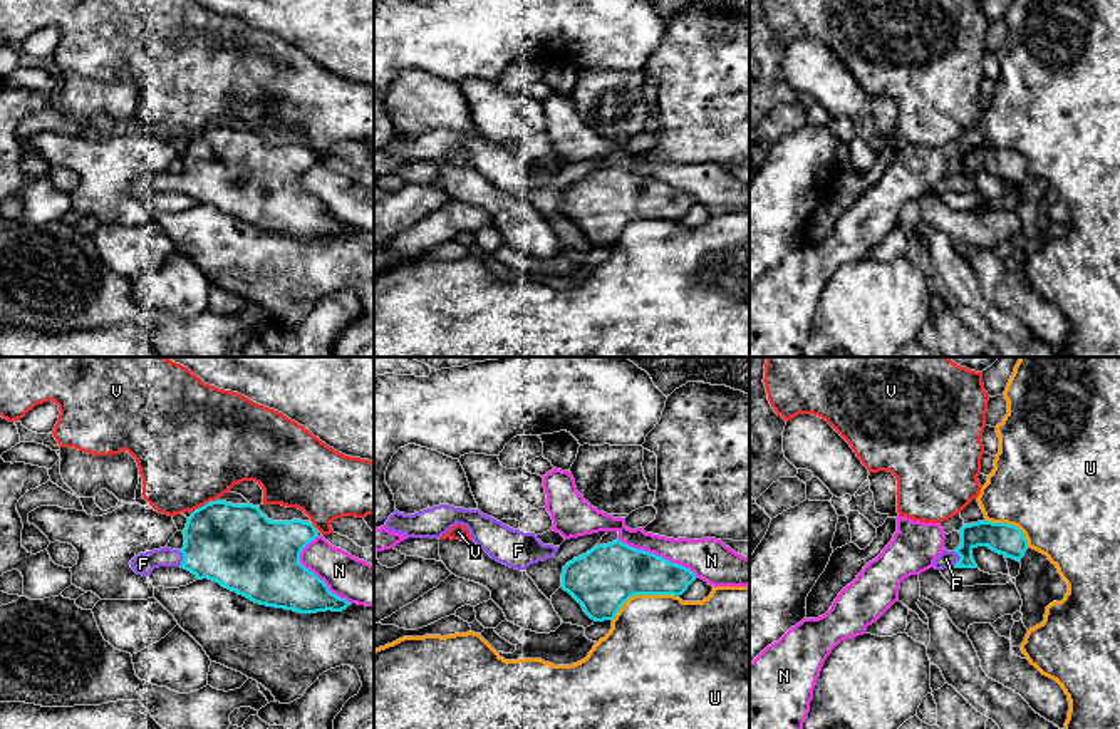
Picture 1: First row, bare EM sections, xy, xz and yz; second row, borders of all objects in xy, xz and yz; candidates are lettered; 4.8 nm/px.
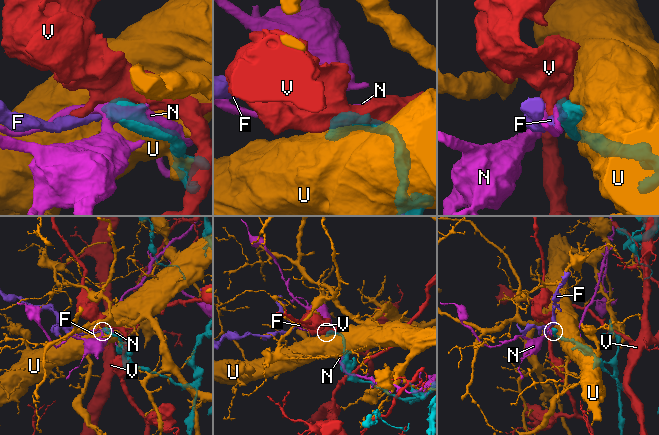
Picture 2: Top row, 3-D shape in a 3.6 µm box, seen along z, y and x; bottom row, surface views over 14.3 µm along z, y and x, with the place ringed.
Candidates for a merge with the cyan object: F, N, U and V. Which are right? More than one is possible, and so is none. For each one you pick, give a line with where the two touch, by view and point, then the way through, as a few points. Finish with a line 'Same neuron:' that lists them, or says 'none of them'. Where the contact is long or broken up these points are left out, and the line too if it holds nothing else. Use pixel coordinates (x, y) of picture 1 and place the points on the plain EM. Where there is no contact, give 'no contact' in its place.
F: contact xy (183, 183); way xy (233, 170), (183, 183), (153, 183), (143, 188)
Same neuron: F

